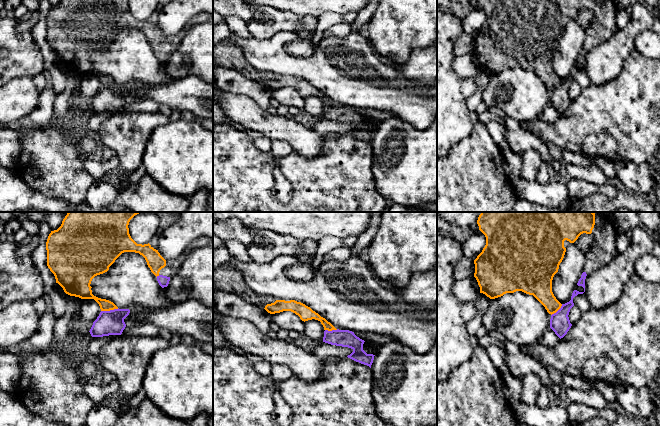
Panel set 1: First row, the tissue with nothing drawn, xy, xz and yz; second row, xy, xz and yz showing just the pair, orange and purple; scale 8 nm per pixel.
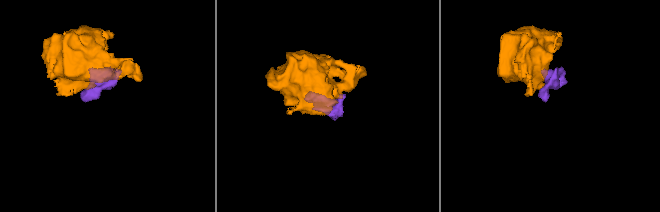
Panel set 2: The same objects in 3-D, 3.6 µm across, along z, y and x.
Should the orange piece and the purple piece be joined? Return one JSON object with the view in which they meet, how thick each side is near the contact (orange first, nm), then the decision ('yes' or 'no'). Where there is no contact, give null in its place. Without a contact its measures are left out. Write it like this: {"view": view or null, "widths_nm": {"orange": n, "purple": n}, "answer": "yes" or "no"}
{"view": "xy", "widths_nm": {"orange": 110, "purple": 190}, "answer": "yes"}

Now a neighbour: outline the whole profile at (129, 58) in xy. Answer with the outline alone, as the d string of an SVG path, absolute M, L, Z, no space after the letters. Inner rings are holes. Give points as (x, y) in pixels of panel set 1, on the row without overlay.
M135 28L122 29L107 48L92 55L90 62L94 72L113 78L119 85L130 85L133 82L162 85L171 81L167 74L167 63L159 61L145 34Z

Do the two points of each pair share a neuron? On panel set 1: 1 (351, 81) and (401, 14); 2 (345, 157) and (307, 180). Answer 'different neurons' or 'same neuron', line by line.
1: different neurons
2: same neuron

